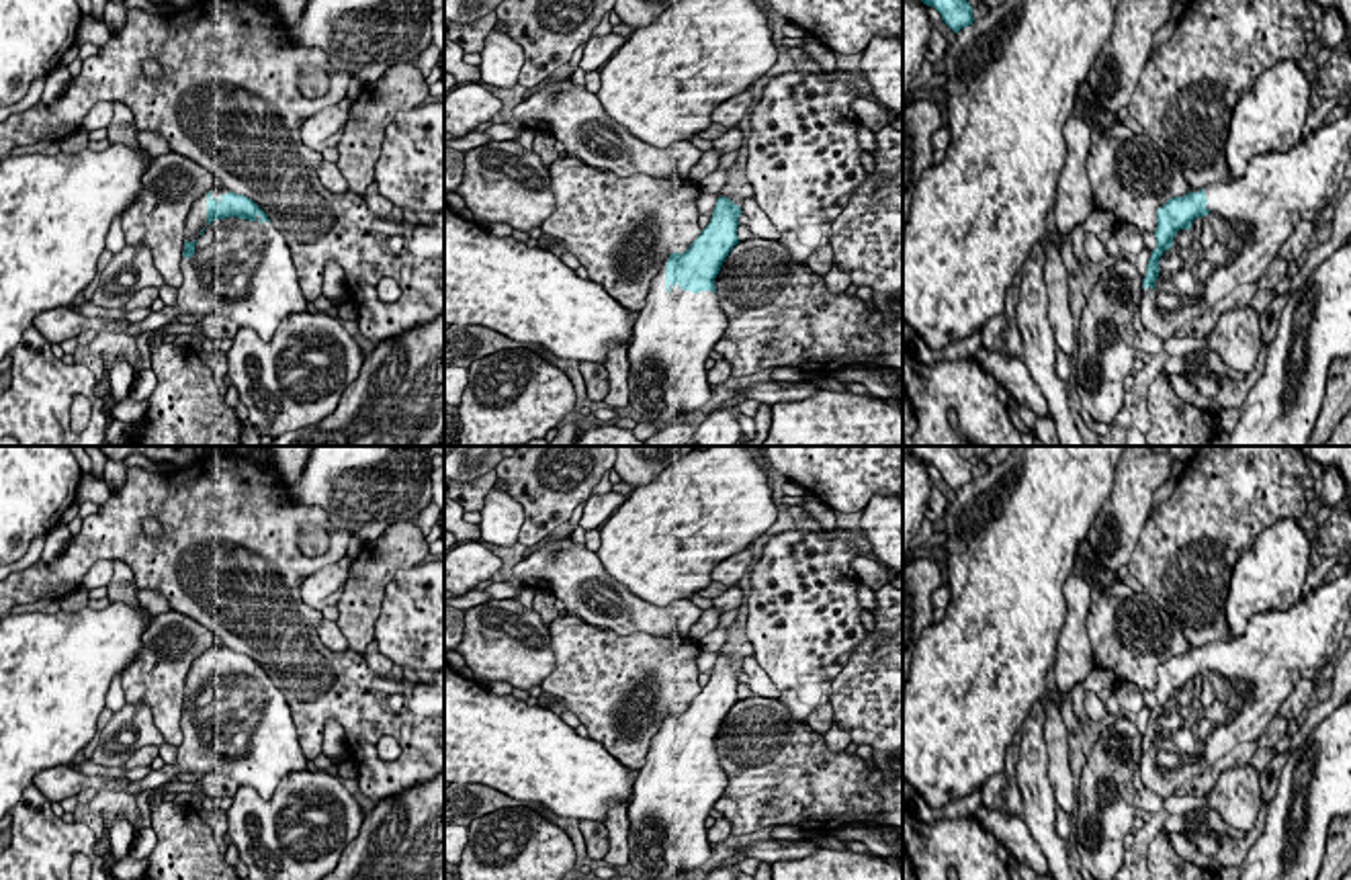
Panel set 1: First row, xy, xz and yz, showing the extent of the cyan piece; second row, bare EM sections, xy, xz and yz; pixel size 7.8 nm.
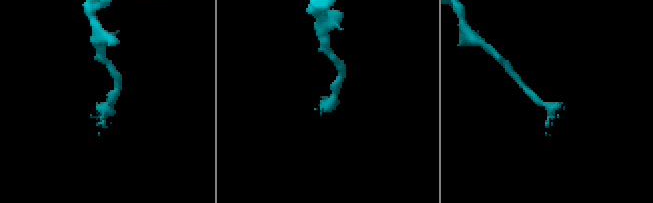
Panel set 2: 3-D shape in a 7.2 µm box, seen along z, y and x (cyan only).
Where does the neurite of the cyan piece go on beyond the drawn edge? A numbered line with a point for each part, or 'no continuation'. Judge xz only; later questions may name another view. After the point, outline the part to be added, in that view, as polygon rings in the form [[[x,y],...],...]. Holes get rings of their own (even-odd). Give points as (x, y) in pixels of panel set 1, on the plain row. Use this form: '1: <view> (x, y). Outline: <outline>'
1: xz (674, 793). Outline: [[[665,722],[651,739],[651,749],[633,784],[628,804],[628,862],[647,880],[678,880],[710,860],[706,819],[727,788],[727,774],[714,749],[684,749],[665,741]]]

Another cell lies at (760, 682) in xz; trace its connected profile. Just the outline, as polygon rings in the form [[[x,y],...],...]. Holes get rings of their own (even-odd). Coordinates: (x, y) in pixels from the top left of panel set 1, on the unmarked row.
[[[753,655],[741,659],[739,667],[743,673],[749,675],[749,688],[755,696],[778,700],[780,696],[778,688],[774,686],[770,675],[759,667]]]

